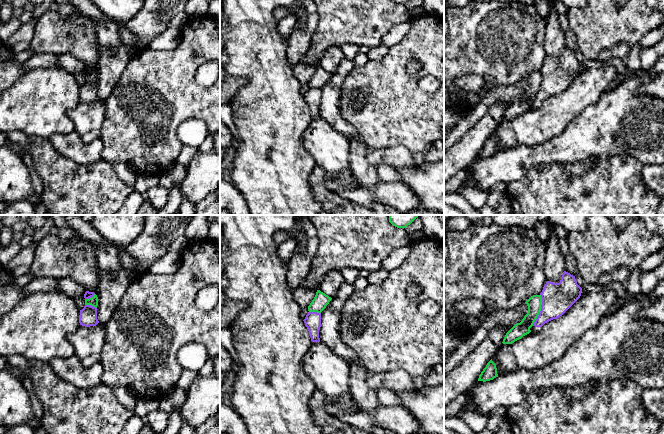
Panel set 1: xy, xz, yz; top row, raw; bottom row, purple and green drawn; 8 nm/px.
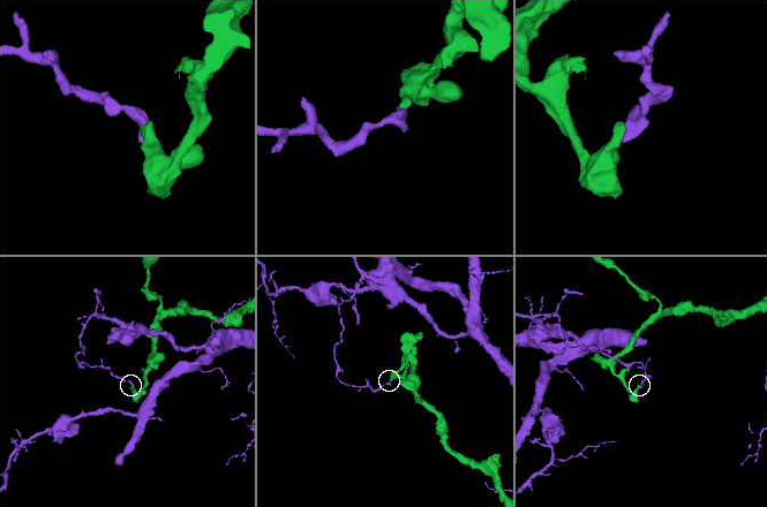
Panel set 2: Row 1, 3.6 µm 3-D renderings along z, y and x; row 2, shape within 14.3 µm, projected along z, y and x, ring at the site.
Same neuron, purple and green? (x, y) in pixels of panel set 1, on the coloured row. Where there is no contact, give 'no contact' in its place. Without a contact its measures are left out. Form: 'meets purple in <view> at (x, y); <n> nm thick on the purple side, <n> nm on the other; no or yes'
meets purple in yz at (541, 310); 240 nm thick on the purple side, 120 nm on the other; no

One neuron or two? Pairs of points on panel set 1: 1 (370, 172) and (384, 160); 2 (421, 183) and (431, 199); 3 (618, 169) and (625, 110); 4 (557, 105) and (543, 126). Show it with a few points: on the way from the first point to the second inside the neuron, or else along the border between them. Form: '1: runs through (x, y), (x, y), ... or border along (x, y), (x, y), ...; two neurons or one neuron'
1: border along (367, 153), (367, 160), (375, 168); two neurons
2: runs through (425, 187), (431, 195); one neuron
3: border along (599, 158), (632, 155), (642, 163); two neurons
4: runs through (557, 110), (547, 121); one neuron

